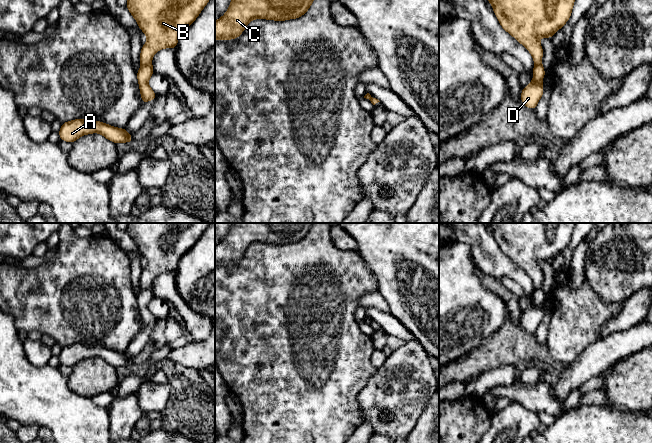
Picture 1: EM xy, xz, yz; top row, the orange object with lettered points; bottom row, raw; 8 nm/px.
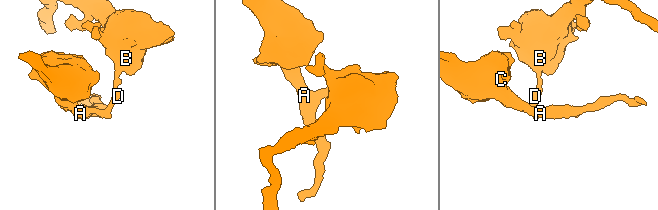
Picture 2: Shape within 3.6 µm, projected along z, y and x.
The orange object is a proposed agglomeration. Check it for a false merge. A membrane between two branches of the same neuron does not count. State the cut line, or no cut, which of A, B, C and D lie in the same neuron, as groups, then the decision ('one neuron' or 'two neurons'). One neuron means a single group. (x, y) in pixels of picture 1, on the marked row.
cut xy (150, 62), (142, 66); groups A C D / B; two neurons

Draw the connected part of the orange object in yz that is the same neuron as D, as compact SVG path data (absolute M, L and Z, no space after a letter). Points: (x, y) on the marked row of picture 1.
M542 63L536 65L532 70L534 80L531 81L521 92L521 101L528 109L536 109L536 106L544 93L541 81L545 77Z

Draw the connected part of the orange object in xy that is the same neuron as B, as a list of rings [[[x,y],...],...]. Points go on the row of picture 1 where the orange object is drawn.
[[[128,0],[126,7],[137,21],[139,28],[147,35],[147,42],[142,46],[140,64],[151,63],[154,54],[164,48],[175,49],[181,33],[191,25],[210,0]]]

